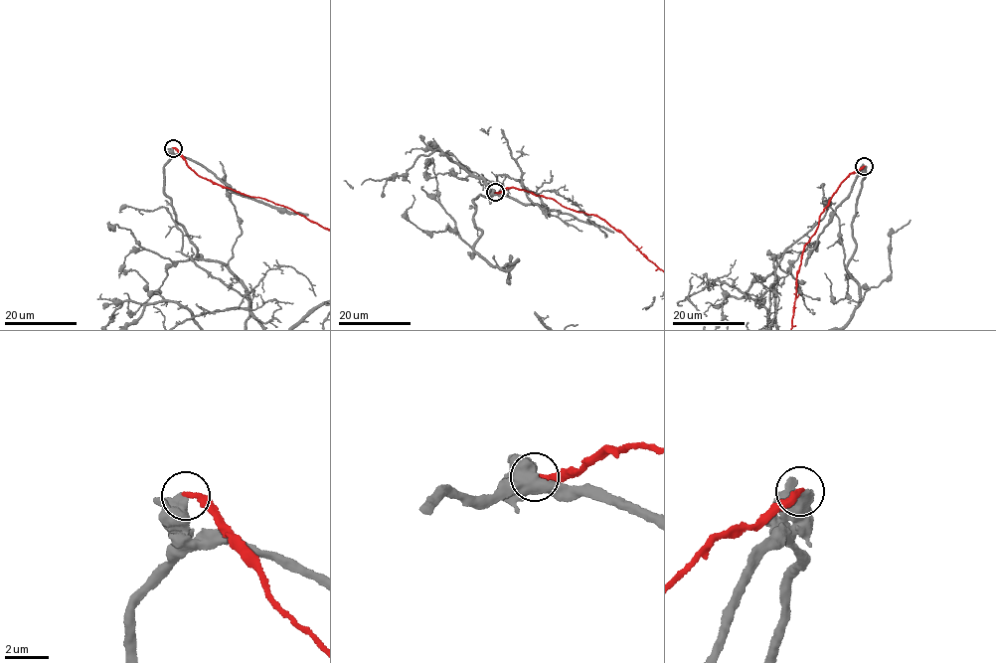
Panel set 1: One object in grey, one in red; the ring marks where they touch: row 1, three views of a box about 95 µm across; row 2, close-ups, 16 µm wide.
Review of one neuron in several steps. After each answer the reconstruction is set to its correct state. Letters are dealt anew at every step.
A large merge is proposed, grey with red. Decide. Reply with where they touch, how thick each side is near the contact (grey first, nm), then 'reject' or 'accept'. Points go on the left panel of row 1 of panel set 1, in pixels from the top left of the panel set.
at (173, 148); 600 nm thick on the grey side, 280 nm on the other; reject

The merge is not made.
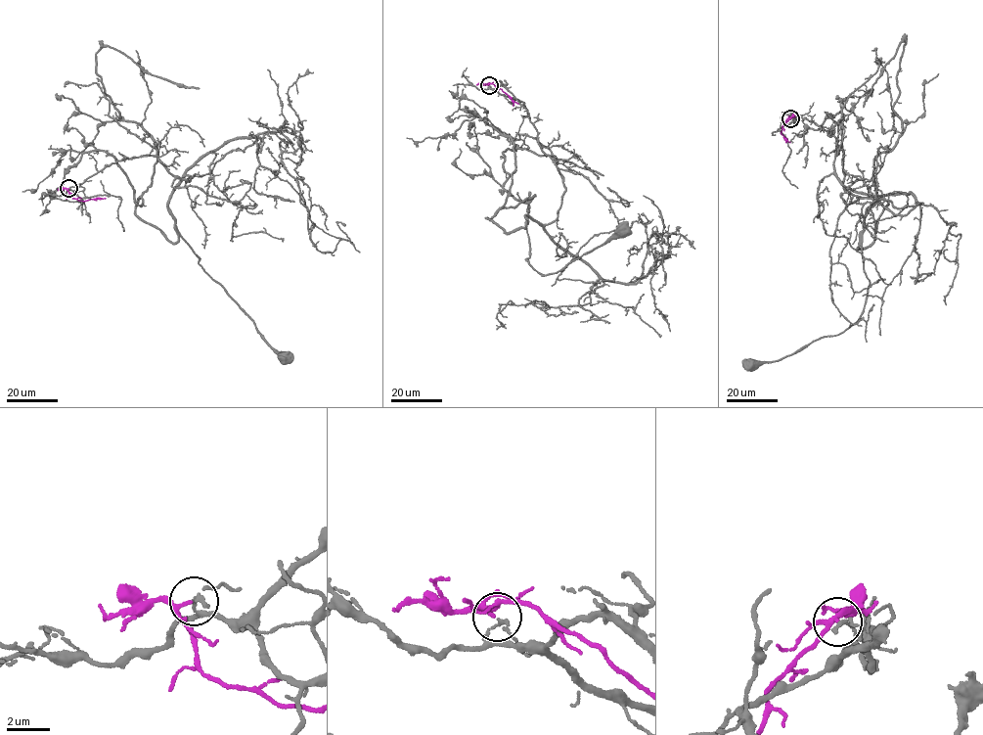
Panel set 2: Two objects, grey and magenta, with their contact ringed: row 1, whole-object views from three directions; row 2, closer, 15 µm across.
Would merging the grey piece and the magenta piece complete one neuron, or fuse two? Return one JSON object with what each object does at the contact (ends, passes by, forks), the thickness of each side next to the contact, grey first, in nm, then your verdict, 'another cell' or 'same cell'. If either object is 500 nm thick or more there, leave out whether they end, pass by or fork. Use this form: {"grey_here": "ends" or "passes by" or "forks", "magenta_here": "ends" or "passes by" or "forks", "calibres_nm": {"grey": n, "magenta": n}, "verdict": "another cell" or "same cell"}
{"grey_here": "passes by", "magenta_here": "passes by", "calibres_nm": {"grey": 150, "magenta": 140}, "verdict": "same cell"}

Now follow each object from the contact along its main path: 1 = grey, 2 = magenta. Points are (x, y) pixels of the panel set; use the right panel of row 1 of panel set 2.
1: (790, 118), (836, 138), (841, 183), (880, 195), (861, 246), (870, 285), (843, 332), (750, 365)
2: (790, 118), (781, 132), (786, 142)

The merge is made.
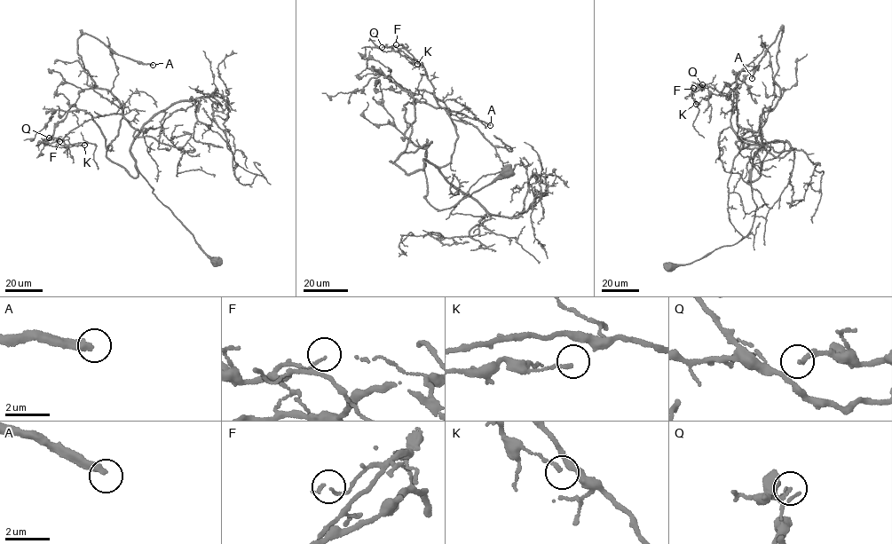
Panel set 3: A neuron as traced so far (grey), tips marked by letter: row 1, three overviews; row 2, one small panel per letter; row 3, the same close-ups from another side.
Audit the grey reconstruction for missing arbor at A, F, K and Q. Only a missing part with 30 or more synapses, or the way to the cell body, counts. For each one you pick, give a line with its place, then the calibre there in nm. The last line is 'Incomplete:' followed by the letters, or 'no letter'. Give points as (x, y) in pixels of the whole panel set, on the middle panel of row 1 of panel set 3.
A: at (490, 125); 320 nm thick
Incomplete: A

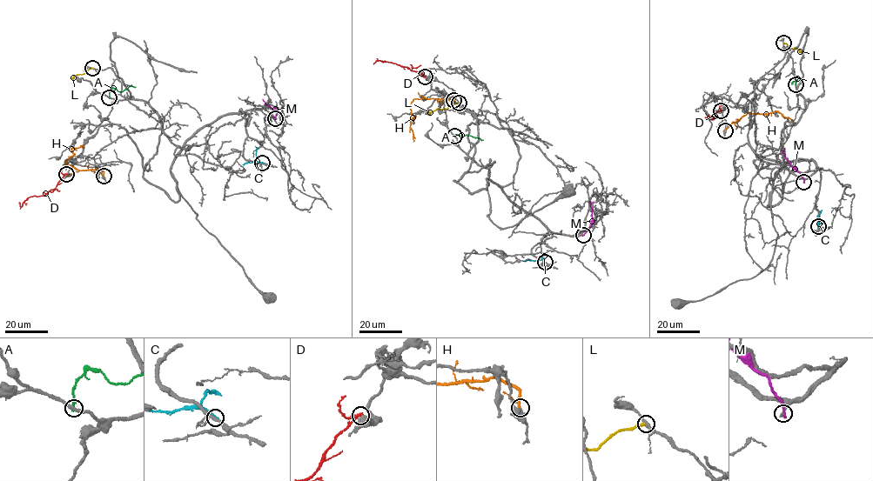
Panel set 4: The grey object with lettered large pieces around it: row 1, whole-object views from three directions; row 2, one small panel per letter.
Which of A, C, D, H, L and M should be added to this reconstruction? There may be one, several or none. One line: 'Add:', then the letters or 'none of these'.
Add: none of these

